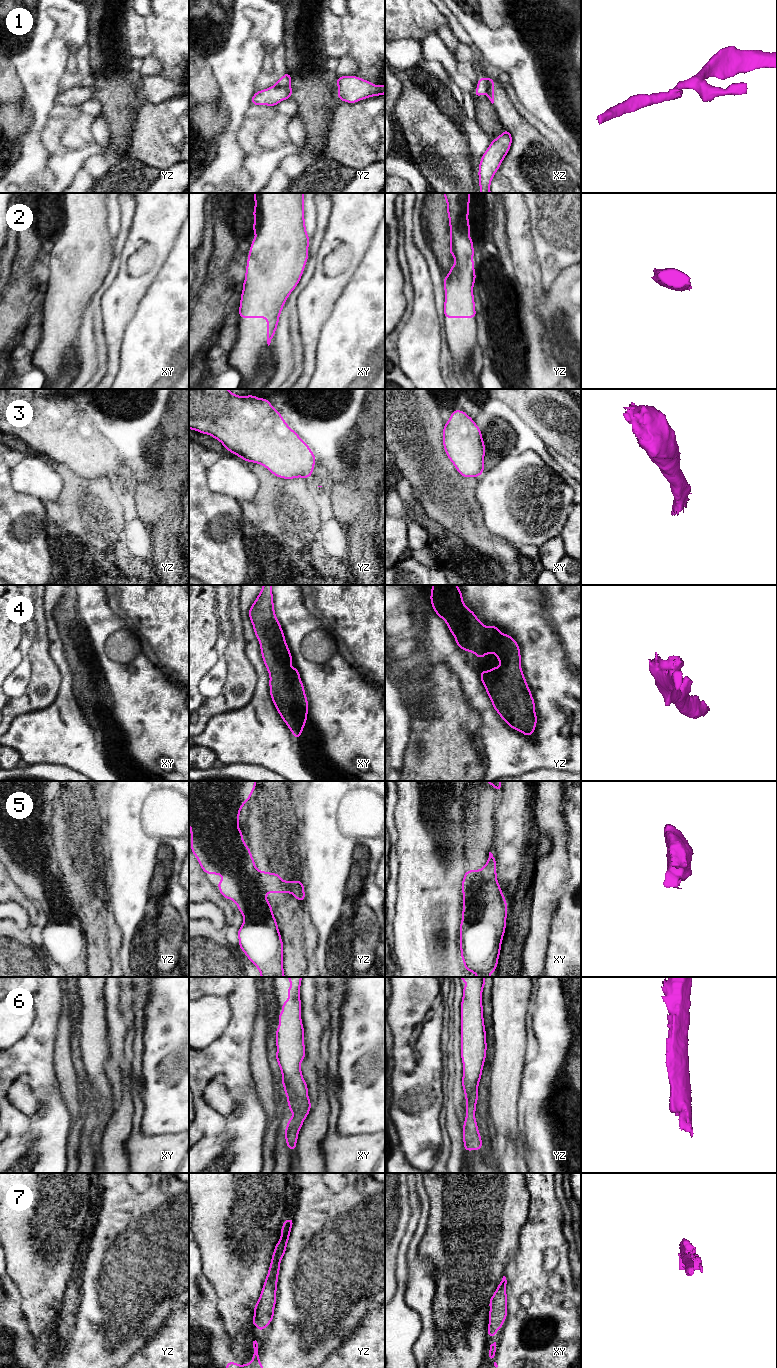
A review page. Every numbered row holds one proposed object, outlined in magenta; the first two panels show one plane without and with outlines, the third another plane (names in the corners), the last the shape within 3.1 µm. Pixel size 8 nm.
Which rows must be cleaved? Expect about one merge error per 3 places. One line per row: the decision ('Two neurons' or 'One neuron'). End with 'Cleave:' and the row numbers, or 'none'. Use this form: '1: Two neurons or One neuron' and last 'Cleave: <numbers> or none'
1: Two neurons
2: One neuron
3: One neuron
4: One neuron
5: Two neurons
6: One neuron
7: One neuron
Cleave: 1, 5

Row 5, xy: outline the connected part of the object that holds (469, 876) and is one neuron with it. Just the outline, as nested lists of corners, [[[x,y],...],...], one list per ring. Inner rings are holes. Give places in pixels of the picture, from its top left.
[[[470,869],[466,873],[464,873],[464,878],[462,881],[462,892],[463,894],[466,893],[468,886],[476,879],[478,874],[480,873],[481,869],[474,871]]]

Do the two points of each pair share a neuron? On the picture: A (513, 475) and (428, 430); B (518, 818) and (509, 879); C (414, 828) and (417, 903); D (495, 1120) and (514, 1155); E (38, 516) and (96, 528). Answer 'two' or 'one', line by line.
A: two
B: one
C: one
D: two
E: two

